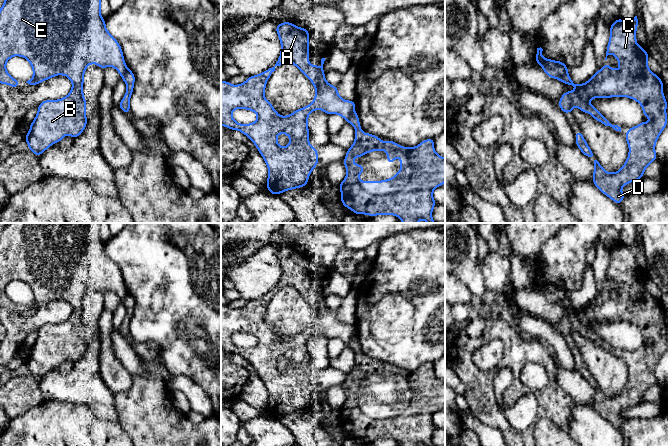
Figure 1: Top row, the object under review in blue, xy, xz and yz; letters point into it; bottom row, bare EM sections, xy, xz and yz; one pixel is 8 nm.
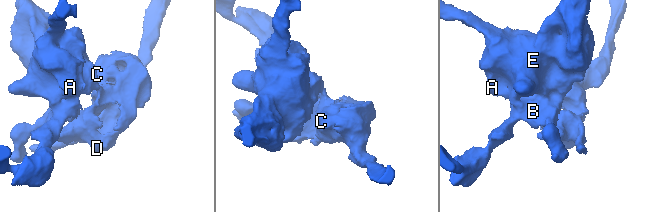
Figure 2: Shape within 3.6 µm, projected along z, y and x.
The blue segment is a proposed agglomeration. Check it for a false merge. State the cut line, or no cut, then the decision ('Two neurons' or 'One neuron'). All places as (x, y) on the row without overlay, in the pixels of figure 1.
Split along xz (353, 334), (346, 344). Two neurons

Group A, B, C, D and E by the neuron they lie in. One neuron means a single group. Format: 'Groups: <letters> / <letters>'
Groups: A B E / C D

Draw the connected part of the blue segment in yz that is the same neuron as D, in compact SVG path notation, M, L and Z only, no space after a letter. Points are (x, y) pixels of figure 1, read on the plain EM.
M637 240L631 246L626 246L619 242L611 248L605 284L607 284L609 278L613 278L619 286L619 294L615 294L605 287L601 294L597 294L583 308L575 308L571 304L568 296L558 302L561 306L577 312L575 315L567 315L561 320L559 332L564 337L572 337L572 332L576 330L582 336L590 337L595 344L601 346L603 349L610 350L614 354L621 356L621 351L612 349L589 325L593 322L628 321L637 325L642 330L644 340L649 341L651 344L649 347L643 345L639 349L627 354L627 358L624 361L628 367L629 378L620 394L615 397L609 397L602 392L597 382L592 386L594 389L592 406L603 418L617 428L620 428L625 422L625 419L621 415L622 411L641 403L645 393L651 386L657 383L655 368L667 349L667 324L663 319L664 308L660 301L648 292L648 277L636 265L637 251Z

